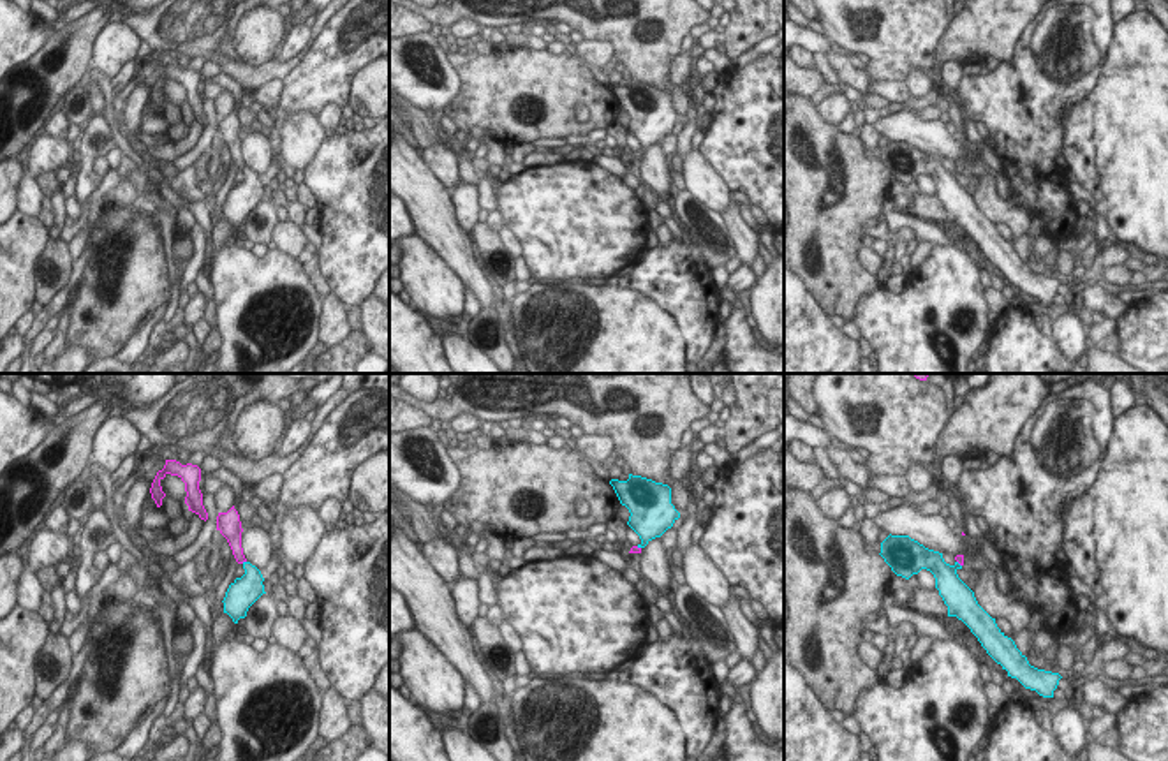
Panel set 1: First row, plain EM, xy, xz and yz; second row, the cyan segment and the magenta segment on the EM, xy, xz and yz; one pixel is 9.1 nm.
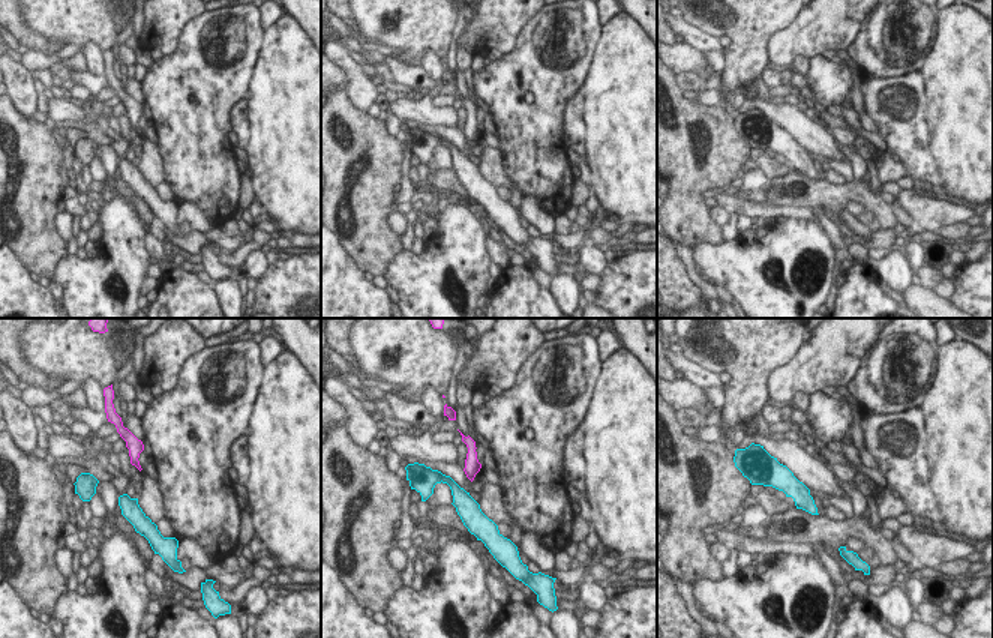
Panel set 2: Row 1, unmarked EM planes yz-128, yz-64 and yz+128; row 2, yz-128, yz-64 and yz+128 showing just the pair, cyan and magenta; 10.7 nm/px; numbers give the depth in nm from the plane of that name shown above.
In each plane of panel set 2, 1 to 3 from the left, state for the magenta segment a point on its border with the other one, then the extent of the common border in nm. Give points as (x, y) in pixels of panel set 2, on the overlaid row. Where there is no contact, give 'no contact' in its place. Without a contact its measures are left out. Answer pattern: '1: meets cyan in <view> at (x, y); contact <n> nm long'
1: no contact
2: no contact
3: no contact

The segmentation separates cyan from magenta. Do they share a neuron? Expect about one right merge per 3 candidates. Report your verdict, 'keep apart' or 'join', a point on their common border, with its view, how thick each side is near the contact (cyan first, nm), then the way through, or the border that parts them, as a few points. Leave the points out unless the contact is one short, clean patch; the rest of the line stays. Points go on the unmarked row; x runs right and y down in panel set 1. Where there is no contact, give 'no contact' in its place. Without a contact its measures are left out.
join; meets cyan in yz at (959, 169); 240 nm thick on the cyan side, 70 nm on the other; runs through yz (952, 194), (952, 177), (959, 169), (959, 164)

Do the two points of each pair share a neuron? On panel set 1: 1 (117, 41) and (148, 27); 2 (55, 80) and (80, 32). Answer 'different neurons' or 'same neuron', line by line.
1: different neurons
2: same neuron

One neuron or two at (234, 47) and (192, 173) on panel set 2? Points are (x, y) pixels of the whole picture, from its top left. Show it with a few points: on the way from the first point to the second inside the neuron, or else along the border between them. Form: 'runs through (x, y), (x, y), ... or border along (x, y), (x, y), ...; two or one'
runs through (228, 75), (218, 86), (197, 140); one

